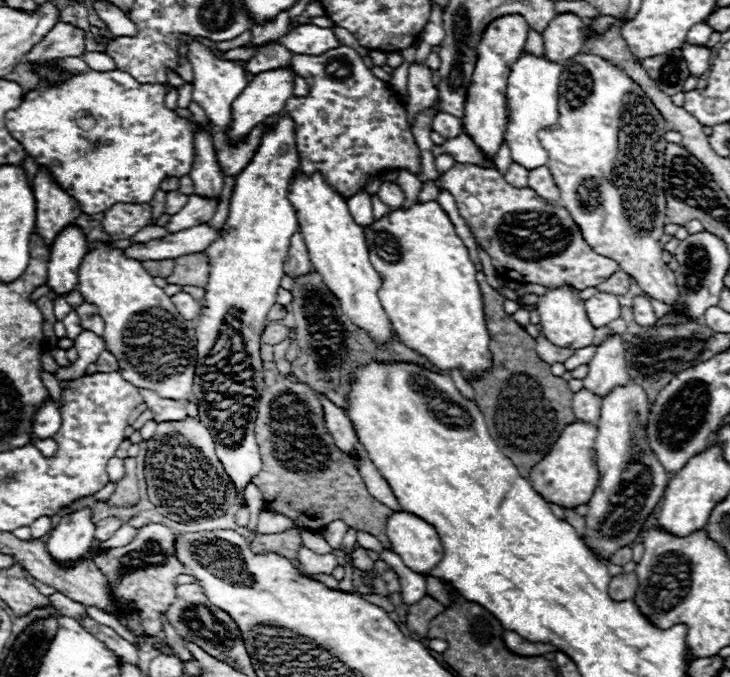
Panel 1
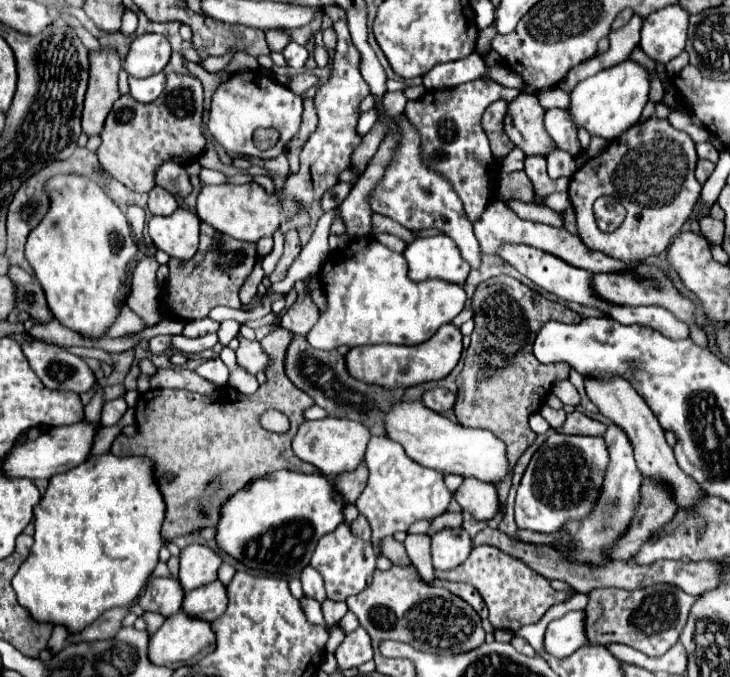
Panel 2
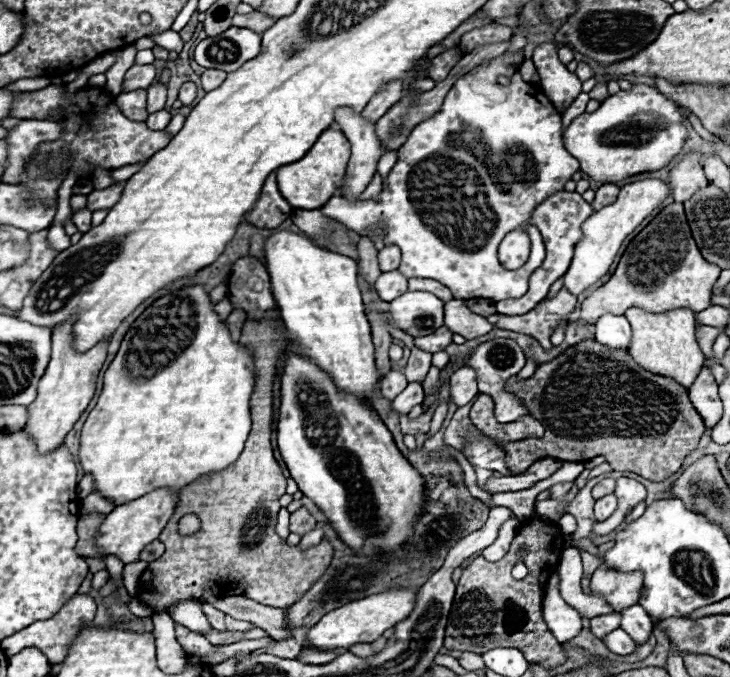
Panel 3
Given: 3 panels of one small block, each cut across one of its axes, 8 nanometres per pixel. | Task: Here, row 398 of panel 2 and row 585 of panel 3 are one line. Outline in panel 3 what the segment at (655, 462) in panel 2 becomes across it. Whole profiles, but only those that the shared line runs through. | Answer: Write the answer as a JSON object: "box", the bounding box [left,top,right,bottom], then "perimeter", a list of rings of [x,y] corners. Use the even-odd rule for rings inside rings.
{"box":[590,568,644,610],"perimeter":[[[598,568],[592,574],[590,590],[592,594],[600,594],[614,610],[628,608],[640,598],[640,584],[644,576],[640,572],[612,572],[612,568]]]}

